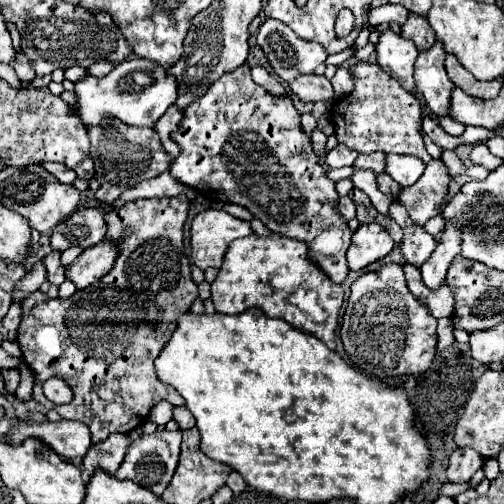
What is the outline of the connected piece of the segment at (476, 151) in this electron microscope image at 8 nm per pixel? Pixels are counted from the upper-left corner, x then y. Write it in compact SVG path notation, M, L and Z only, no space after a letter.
M476 144L476 146L472 146L470 158L472 158L474 164L480 164L480 166L484 166L484 168L490 170L490 172L496 170L496 168L502 164L502 158L494 156L494 154L488 150L486 144Z

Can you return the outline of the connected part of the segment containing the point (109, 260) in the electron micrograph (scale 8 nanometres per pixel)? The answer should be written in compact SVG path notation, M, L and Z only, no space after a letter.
M100 242L88 250L84 250L76 262L66 266L66 278L76 284L78 290L84 290L96 284L108 270L114 266L116 260L116 246L110 242Z

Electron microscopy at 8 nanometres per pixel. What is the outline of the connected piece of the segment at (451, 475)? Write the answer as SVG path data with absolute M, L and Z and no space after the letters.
M456 448L450 454L450 466L448 466L448 480L450 482L468 482L476 470L480 470L484 464L484 458L474 448Z

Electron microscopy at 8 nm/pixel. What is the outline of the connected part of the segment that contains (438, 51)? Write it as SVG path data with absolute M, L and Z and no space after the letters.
M436 42L428 52L420 52L414 68L416 78L416 90L424 94L428 108L436 116L448 116L448 104L452 96L452 80L448 80L448 74L444 72L444 58L446 52Z

